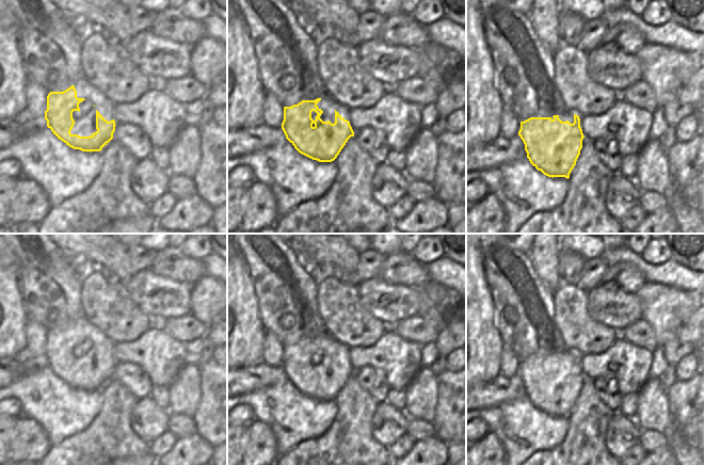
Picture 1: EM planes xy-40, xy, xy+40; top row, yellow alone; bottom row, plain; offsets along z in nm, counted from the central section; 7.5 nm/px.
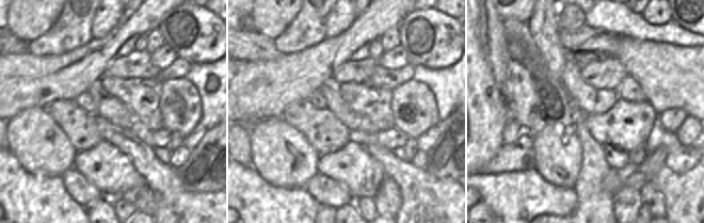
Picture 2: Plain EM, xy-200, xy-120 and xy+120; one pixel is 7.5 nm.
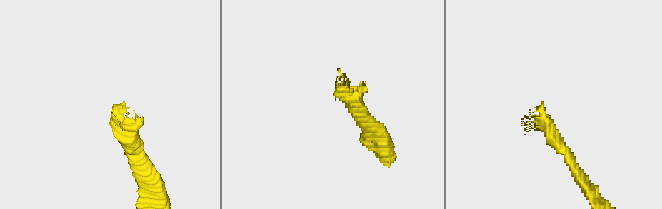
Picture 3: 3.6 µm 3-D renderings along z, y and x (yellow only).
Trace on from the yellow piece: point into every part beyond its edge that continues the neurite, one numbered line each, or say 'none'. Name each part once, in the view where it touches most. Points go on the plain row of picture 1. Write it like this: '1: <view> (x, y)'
1: xy (284, 391)

